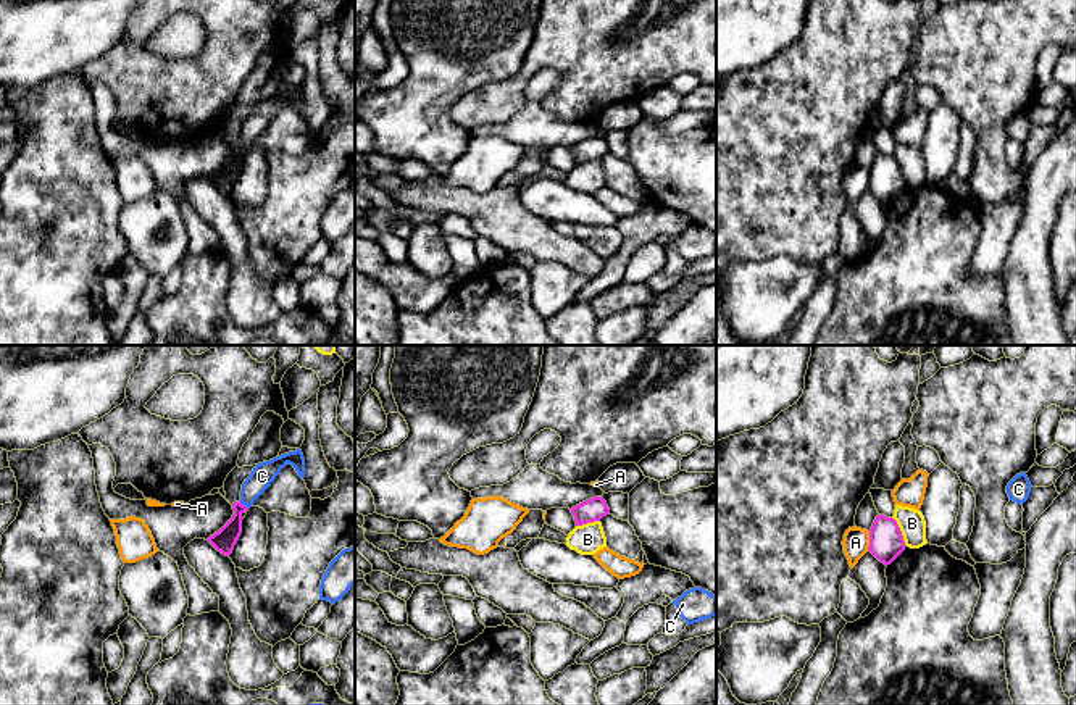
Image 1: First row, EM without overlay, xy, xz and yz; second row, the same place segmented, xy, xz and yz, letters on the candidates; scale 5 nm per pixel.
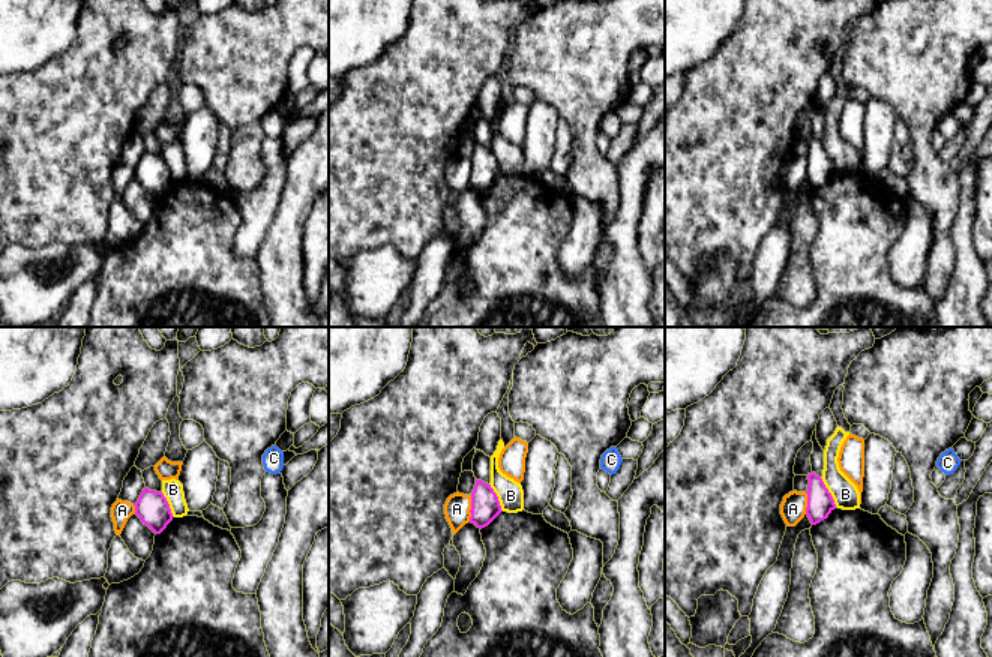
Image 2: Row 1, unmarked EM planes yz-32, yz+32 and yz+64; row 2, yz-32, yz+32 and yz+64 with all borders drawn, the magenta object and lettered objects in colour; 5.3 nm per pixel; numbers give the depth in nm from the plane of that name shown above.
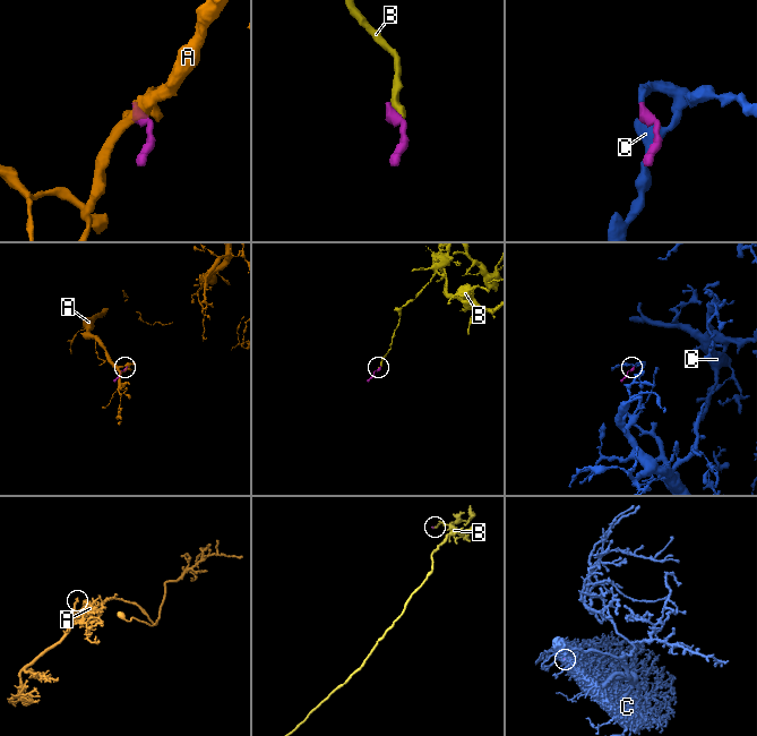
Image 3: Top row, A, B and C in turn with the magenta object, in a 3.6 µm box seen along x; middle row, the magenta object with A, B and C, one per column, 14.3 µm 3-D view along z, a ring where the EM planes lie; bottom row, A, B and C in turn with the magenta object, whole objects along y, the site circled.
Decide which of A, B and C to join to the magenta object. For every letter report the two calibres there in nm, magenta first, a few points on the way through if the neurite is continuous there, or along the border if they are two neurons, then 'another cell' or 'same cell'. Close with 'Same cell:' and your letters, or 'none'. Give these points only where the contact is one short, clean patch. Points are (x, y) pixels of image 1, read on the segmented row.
A: calibres 180 and 130 nm; border yz (870, 531), (870, 546), (867, 549); another cell
B: calibres 180 and 130 nm; border yz (892, 517), (907, 546); another cell
C: calibres 110 and 120 nm; way xy (226, 538), (244, 505), (262, 476); same cell
Same cell: C

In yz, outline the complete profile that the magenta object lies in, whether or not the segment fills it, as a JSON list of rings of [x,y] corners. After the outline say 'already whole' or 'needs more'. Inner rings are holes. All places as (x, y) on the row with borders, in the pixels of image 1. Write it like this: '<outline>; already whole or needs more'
[[[878,515],[870,529],[868,550],[887,566],[905,550],[905,547],[897,521],[894,518]]]; already whole

